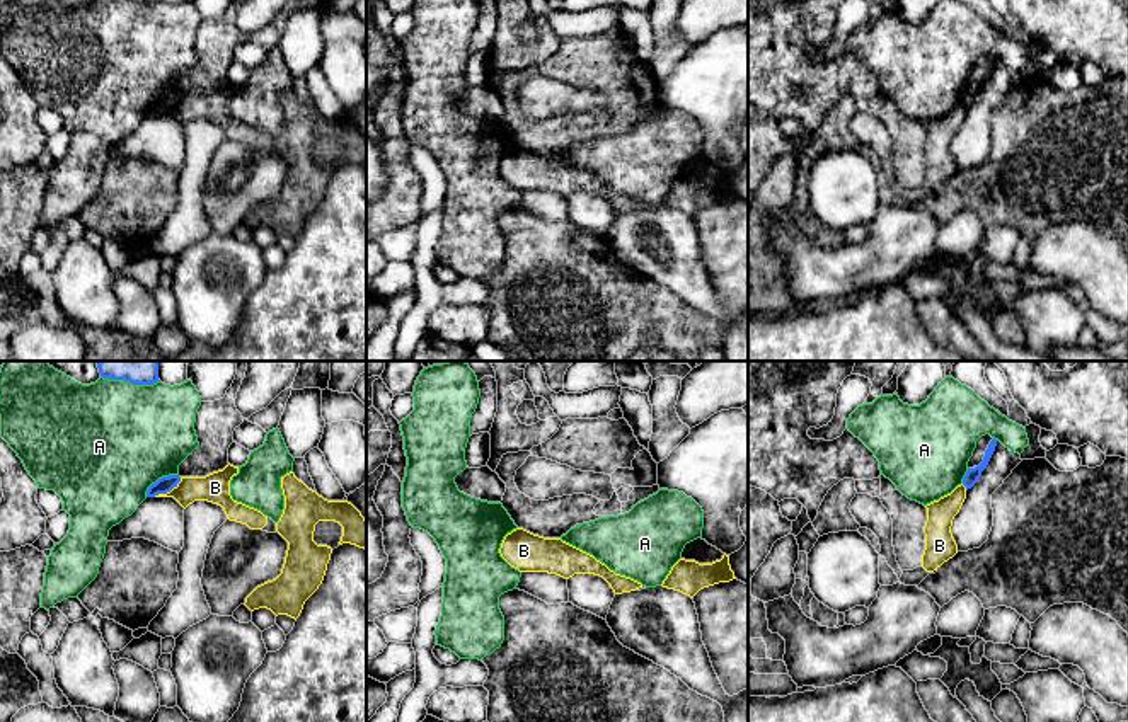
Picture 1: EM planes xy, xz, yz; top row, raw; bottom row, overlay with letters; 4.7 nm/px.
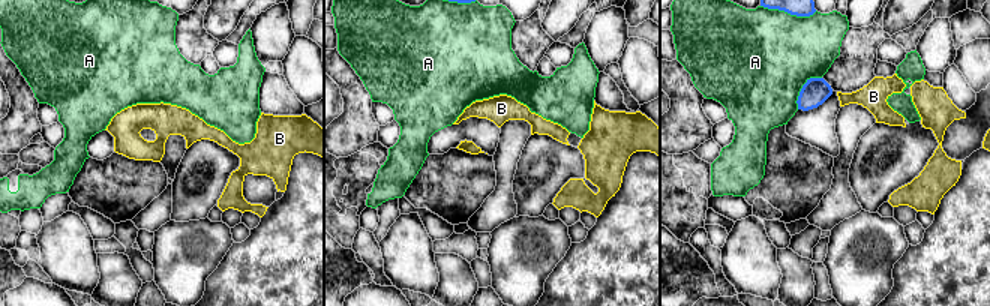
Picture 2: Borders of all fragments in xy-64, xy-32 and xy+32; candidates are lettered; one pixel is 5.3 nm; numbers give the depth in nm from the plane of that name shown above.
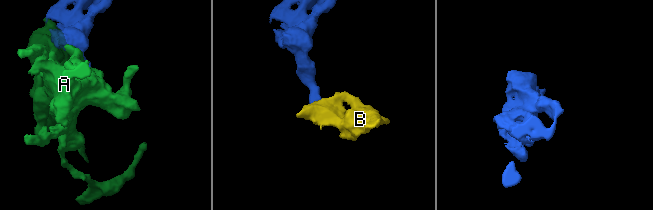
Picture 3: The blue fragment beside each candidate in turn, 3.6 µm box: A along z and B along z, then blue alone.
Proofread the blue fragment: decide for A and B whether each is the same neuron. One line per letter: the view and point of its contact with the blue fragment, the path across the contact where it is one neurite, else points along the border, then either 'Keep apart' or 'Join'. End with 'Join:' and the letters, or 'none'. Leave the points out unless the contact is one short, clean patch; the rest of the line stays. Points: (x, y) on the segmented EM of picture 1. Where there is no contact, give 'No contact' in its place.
A: Touches blue at xy (159, 479). Keep apart
B: Touches blue at xy (167, 491). Boundary: xy (181, 477), (169, 491), (154, 496). Keep apart
Join: none

